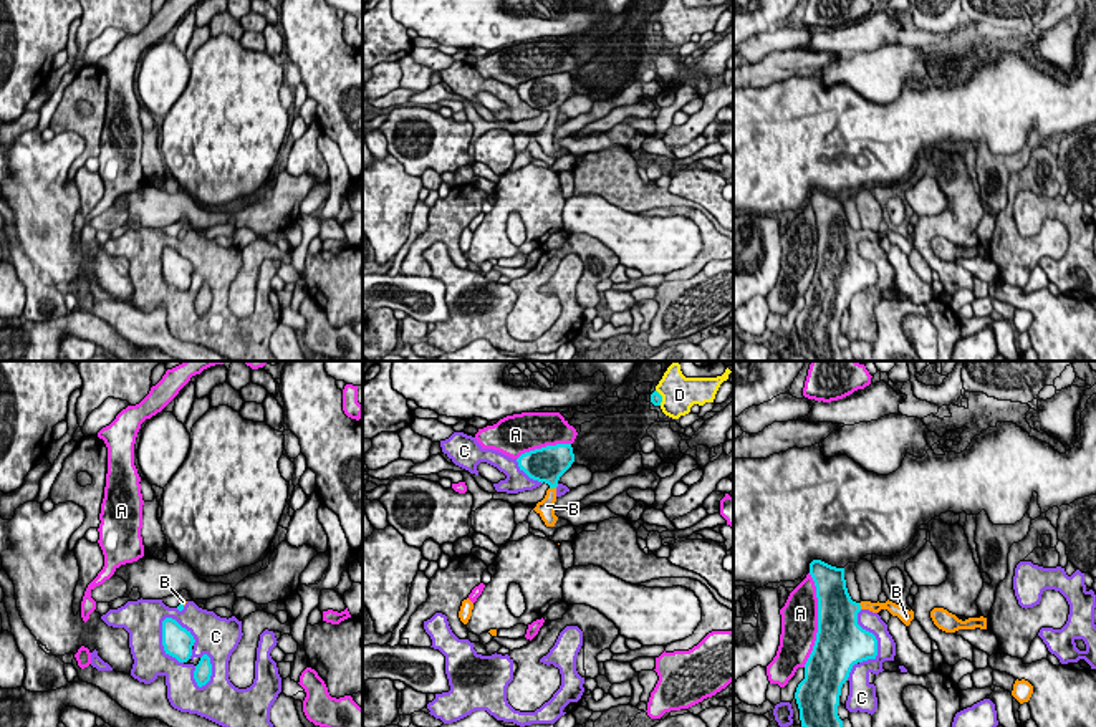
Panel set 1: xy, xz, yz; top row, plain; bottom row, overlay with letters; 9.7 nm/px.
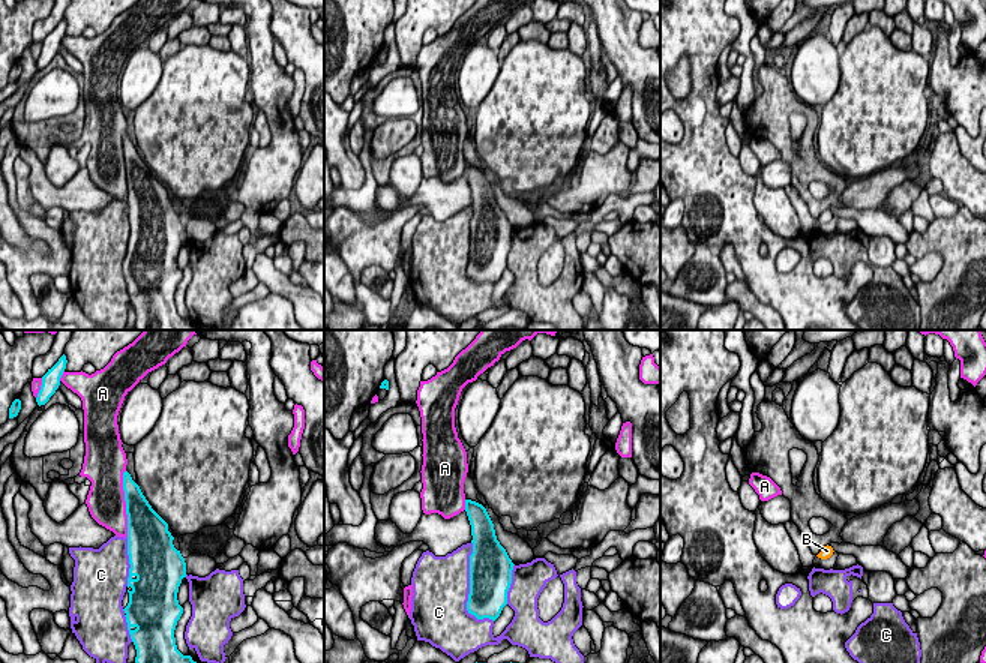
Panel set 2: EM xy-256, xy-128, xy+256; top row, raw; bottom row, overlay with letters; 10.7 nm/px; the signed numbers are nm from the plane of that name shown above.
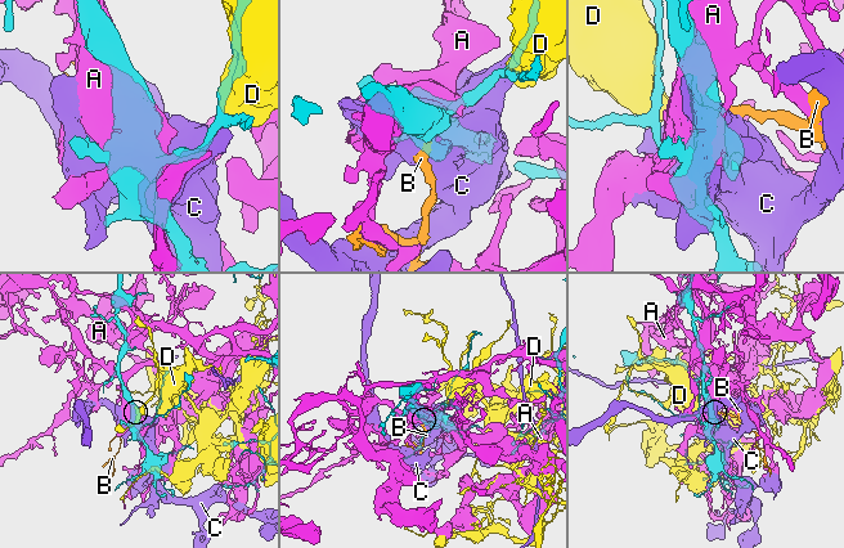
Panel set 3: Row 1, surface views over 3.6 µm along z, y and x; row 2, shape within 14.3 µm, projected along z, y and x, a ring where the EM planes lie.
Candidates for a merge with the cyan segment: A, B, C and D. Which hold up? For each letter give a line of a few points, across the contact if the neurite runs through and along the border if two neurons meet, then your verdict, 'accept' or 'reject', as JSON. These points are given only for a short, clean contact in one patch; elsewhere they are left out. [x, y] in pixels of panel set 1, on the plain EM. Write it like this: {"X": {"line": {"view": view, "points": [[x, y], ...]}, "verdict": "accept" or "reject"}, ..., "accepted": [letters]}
{"A": {"verdict": "reject"}, "B": {"line": {"view": "xz", "points": [[547, 93], [552, 116], [547, 134]]}, "verdict": "accept"}, "C": {"verdict": "reject"}, "D": {"verdict": "reject"}, "accepted": ["B"]}

